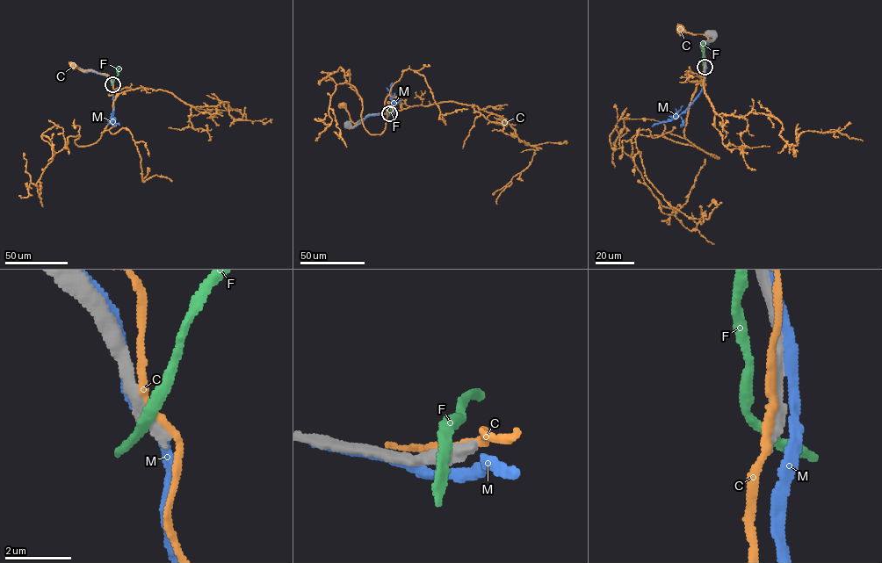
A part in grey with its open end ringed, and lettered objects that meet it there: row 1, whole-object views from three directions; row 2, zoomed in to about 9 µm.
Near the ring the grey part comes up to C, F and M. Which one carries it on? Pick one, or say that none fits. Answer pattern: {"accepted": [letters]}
{"accepted": []}

